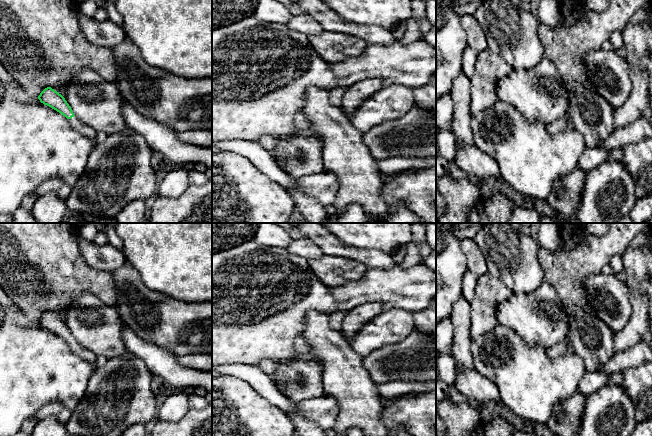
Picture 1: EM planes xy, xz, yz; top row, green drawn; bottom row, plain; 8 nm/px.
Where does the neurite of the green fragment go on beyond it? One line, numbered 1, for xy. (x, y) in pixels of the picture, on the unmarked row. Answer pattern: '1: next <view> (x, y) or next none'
1: next xy (75, 347)

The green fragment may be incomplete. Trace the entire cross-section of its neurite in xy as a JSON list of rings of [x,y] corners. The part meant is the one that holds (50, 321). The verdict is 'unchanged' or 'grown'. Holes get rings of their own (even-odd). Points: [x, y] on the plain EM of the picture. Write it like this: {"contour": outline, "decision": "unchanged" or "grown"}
{"contour": [[[47,311],[40,317],[38,323],[44,329],[51,331],[52,333],[65,340],[70,350],[81,359],[89,362],[94,367],[94,369],[97,369],[99,367],[96,364],[97,356],[91,351],[84,348],[74,339],[65,322],[57,315],[51,311]]], "decision": "grown"}

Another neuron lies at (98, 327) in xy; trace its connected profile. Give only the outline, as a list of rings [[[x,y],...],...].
[[[84,293],[78,296],[71,306],[62,312],[62,317],[74,339],[96,356],[110,359],[127,352],[122,338],[125,323],[117,308],[104,304],[96,295]]]

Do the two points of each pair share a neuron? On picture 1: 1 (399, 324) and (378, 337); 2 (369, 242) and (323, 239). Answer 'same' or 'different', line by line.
1: same
2: different

